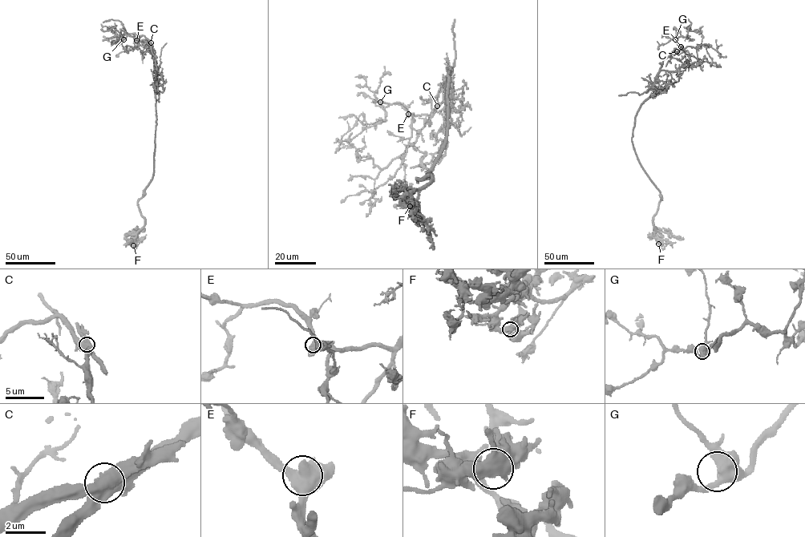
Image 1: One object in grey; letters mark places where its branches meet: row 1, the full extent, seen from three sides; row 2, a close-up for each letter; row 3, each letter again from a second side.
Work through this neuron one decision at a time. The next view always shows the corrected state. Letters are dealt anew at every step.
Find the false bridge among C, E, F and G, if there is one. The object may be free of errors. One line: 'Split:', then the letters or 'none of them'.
Split: C

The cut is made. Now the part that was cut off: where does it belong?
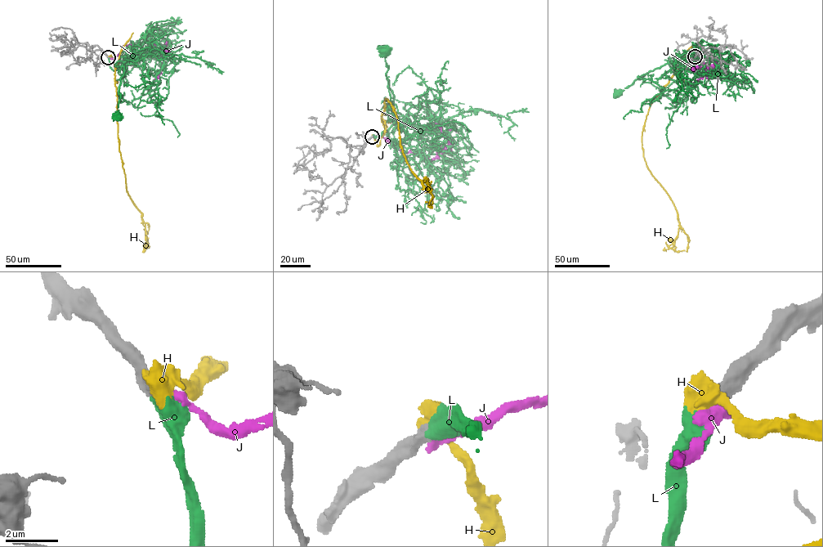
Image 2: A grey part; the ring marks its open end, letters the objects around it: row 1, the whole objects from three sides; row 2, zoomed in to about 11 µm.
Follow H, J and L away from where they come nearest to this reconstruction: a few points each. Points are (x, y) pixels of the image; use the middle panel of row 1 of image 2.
H: (372, 136), (380, 145), (386, 98), (397, 118), (409, 167), (423, 186), (430, 186), (429, 204)
J: (372, 136), (379, 135), (404, 153), (433, 159), (436, 151), (448, 144), (448, 137), (435, 123)
L: (372, 136), (406, 118), (393, 111), (394, 95), (386, 74), (388, 68), (384, 49)

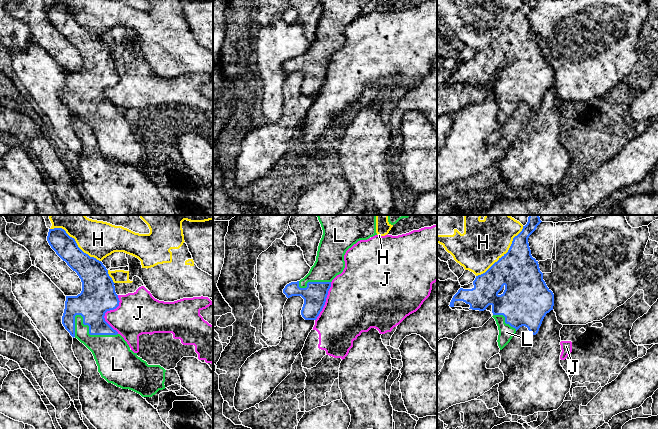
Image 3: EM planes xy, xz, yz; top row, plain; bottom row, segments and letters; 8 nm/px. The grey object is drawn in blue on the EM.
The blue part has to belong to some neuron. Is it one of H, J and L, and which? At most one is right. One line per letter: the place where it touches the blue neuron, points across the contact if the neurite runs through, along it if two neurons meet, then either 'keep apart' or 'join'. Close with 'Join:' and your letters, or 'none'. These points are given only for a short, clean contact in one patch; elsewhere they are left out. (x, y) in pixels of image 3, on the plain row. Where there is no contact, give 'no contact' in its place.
H: meets blue in yz at (504, 30); keep apart
J: meets blue in xy at (106, 87); keep apart
L: meets blue in xy at (90, 110); join
Join: L

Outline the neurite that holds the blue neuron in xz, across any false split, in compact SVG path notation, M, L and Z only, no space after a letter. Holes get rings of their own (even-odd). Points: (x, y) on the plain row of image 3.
M321 0L321 3L323 11L314 41L303 55L291 58L283 65L287 74L301 72L304 75L301 91L305 96L316 96L322 87L332 56L345 44L344 31L346 27L358 17L367 16L377 11L376 0Z

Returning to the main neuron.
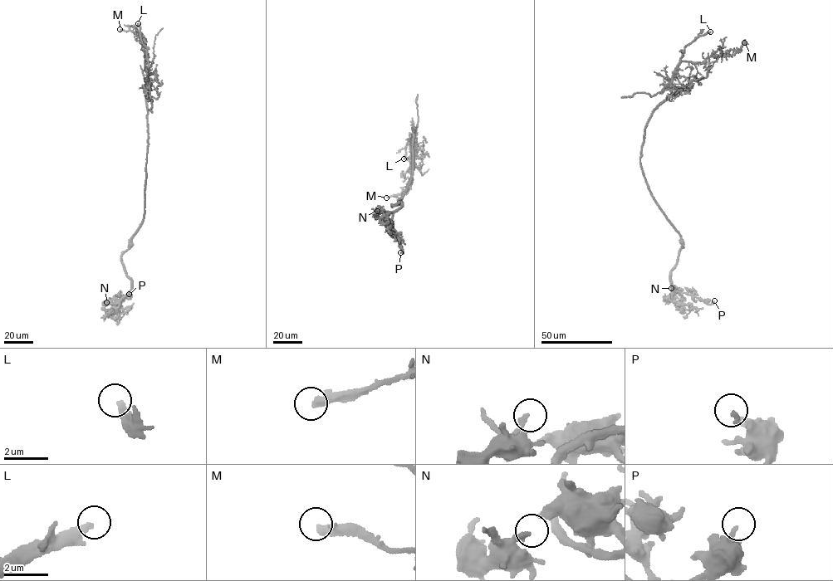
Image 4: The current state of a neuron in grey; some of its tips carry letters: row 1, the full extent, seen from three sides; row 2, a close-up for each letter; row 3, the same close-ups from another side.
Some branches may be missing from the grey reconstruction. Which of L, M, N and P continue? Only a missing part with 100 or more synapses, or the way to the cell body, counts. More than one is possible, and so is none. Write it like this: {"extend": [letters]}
{"extend": ["L"]}

